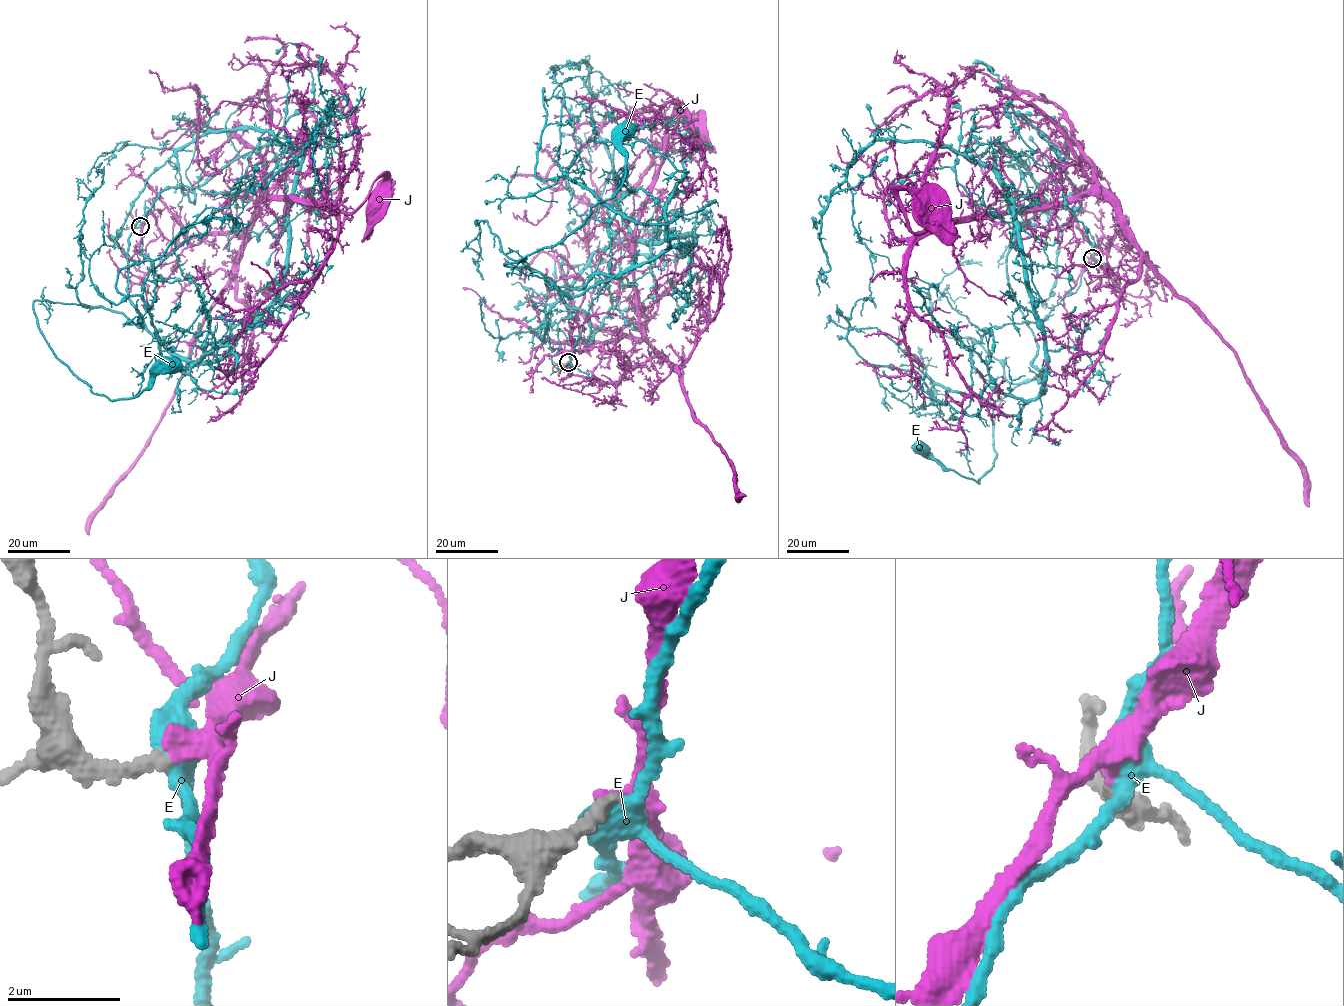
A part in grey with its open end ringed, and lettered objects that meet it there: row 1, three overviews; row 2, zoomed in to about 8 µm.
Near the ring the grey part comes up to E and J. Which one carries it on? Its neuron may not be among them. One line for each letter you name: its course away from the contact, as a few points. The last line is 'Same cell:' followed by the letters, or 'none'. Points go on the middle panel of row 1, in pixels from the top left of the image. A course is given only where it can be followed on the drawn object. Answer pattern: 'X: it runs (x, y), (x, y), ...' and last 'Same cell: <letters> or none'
J: it runs (569, 362), (572, 374), (609, 383), (655, 355), (638, 309), (635, 228), (677, 121), (674, 109), (692, 127)
Same cell: J

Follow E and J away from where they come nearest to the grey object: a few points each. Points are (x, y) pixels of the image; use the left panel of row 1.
E: (139, 226), (155, 273), (203, 300), (198, 360), (110, 309), (34, 313), (98, 394), (137, 395), (167, 364)
J: (140, 227), (152, 214), (181, 244), (243, 232), (258, 201), (282, 195), (350, 213), (383, 176), (374, 201)

